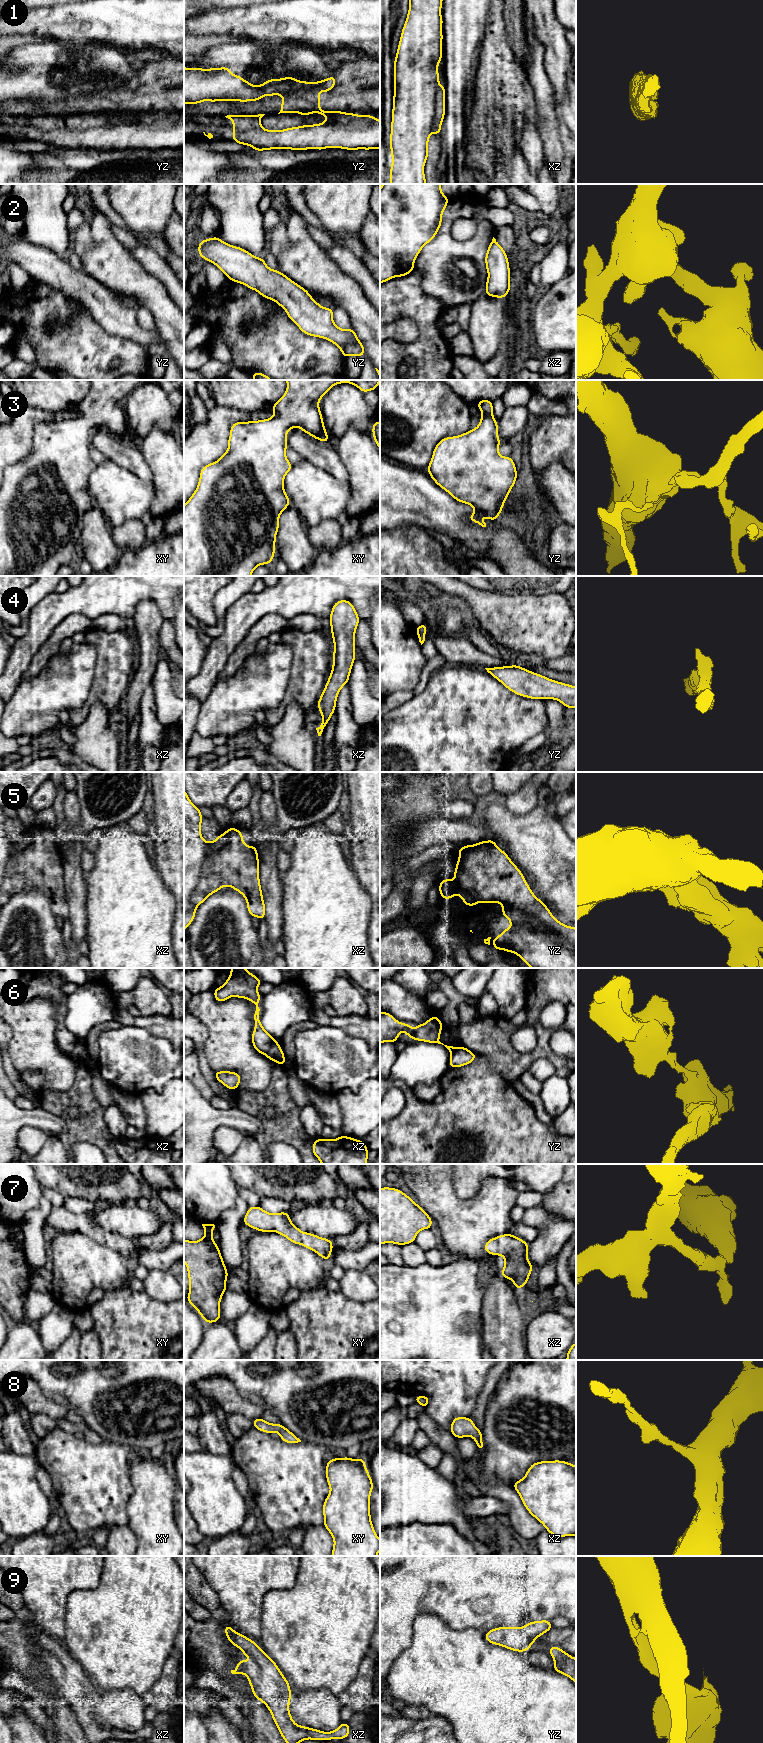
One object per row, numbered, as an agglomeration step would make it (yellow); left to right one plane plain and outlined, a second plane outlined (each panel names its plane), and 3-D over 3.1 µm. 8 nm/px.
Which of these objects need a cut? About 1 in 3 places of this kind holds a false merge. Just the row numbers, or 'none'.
1, 5, 6

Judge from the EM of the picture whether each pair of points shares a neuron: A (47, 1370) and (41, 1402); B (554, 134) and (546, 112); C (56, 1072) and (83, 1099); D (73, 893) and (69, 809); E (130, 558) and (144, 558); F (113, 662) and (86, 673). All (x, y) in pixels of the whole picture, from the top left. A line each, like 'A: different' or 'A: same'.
A: different
B: same
C: different
D: same
E: same
F: different

